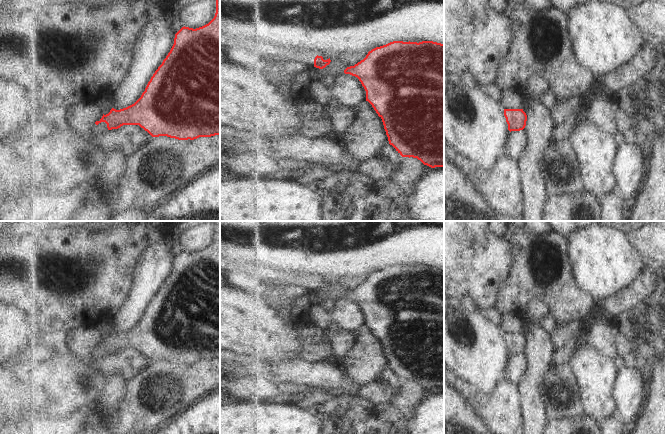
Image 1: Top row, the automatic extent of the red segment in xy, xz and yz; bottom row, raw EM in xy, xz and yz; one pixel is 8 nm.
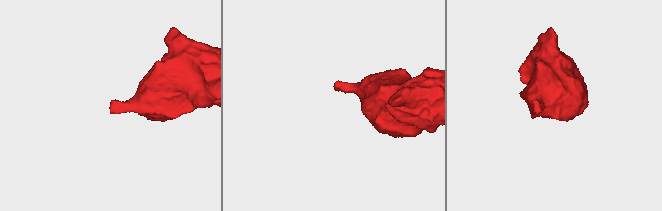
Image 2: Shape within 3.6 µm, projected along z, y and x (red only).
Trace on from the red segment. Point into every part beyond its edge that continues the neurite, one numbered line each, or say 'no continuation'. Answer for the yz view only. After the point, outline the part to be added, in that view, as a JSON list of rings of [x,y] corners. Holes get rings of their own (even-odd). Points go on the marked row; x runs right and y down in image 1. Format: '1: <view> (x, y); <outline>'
no continuation

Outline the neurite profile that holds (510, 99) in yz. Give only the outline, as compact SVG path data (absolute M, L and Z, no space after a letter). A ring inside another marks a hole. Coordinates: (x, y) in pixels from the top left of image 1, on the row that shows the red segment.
M505 89L501 94L501 105L504 109L523 109L524 99L517 92Z

